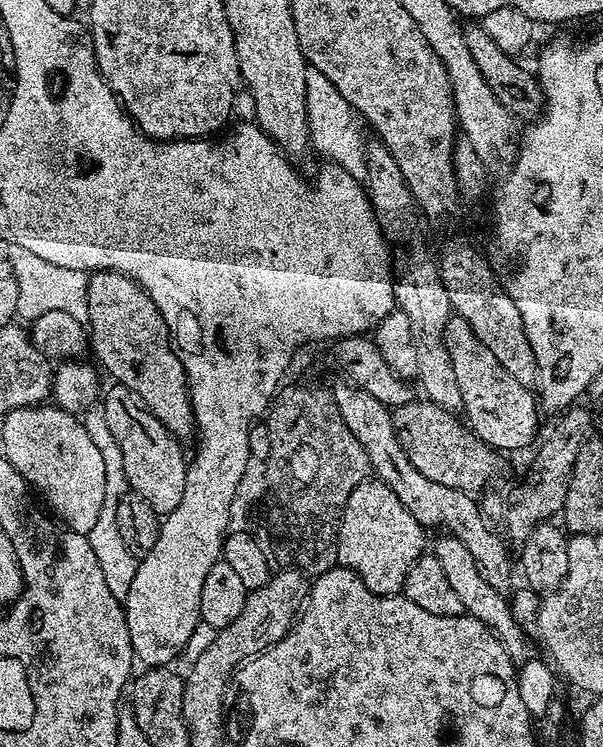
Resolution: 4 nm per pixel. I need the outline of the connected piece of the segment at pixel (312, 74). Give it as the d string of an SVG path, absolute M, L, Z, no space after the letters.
M309 67L306 74L306 118L308 119L308 134L313 149L317 148L329 161L335 162L342 170L346 170L357 178L367 177L368 174L368 149L366 139L360 133L361 121L358 114L338 94L338 86L326 78L314 67Z

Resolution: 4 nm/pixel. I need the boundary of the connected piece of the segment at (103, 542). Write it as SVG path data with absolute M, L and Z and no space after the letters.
M97 402L85 408L82 423L86 426L86 434L98 451L102 454L102 462L106 462L106 498L102 502L102 514L98 514L98 522L87 532L90 550L94 550L94 558L98 558L98 566L102 566L102 575L106 578L106 586L114 598L124 601L130 594L130 582L134 582L138 557L126 550L126 542L122 542L122 533L118 530L118 502L130 491L126 478L126 466L122 464L122 450L118 450L118 442L114 434L110 434L110 426L106 426L106 414L103 403Z

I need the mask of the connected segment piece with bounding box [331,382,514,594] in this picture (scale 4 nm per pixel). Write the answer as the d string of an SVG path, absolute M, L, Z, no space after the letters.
M343 383L331 385L332 397L334 402L338 402L338 414L342 414L346 426L350 426L350 434L362 442L362 450L366 450L366 458L370 458L375 479L390 486L390 490L398 494L398 502L402 502L402 506L406 506L406 510L410 510L410 514L414 514L416 521L426 530L444 528L440 530L458 538L458 542L462 542L462 546L474 554L474 562L478 562L482 578L486 578L494 590L511 593L514 560L508 557L509 545L488 525L491 524L489 517L485 516L477 497L450 486L442 486L442 482L430 482L430 478L426 478L414 466L414 462L406 458L406 450L402 450L402 442L398 442L398 434L394 430L393 409L378 402L374 394L359 388L357 384Z

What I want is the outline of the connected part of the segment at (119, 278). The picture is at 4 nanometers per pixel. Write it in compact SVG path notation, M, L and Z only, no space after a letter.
M93 272L88 277L88 286L89 314L86 324L90 329L90 352L91 355L96 355L95 363L105 373L108 371L115 383L124 384L134 392L173 436L185 438L191 432L193 435L198 427L196 415L192 412L192 399L188 393L188 376L184 373L184 367L168 335L168 327L158 306L154 306L154 302L140 284L135 284L129 276L121 272Z

